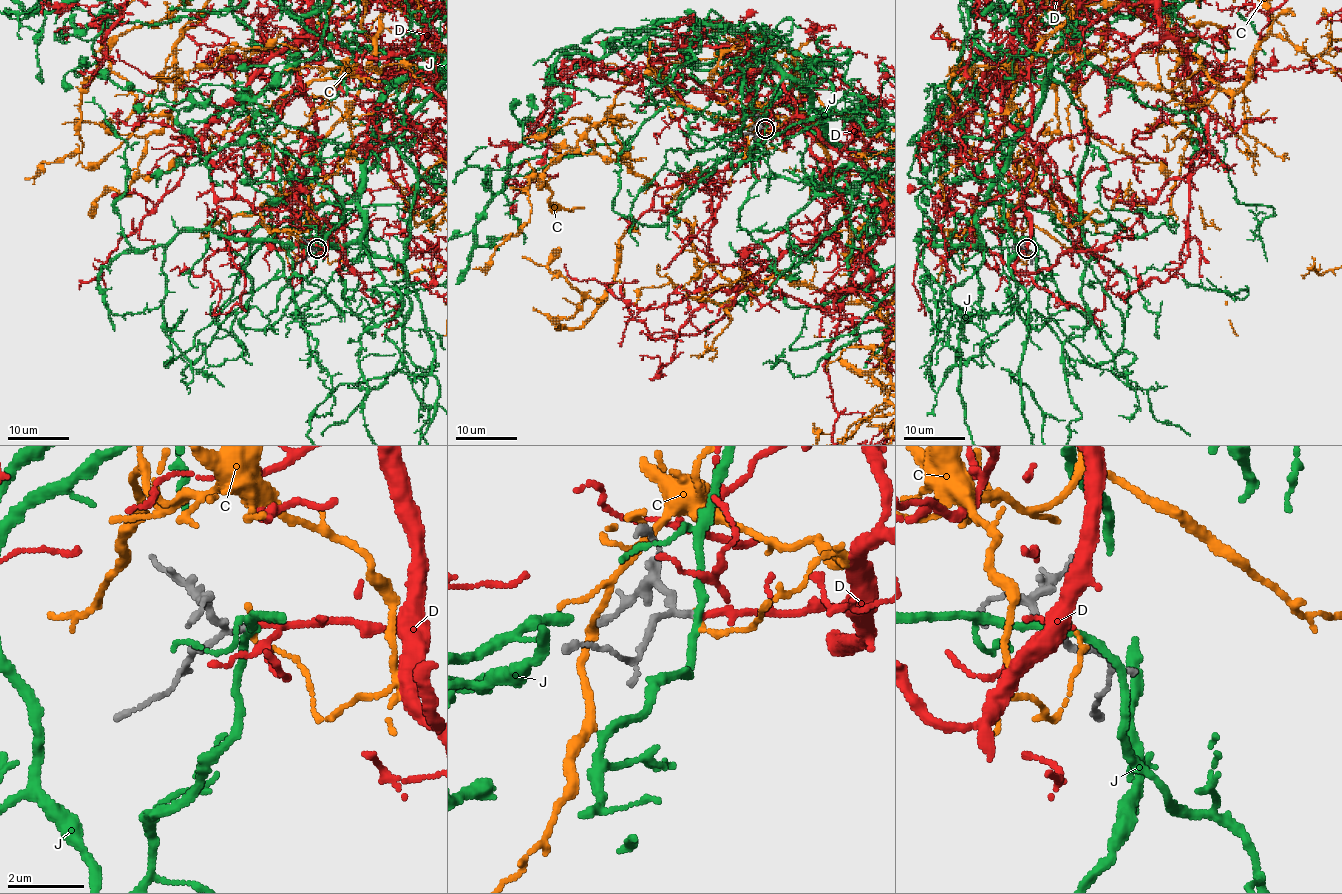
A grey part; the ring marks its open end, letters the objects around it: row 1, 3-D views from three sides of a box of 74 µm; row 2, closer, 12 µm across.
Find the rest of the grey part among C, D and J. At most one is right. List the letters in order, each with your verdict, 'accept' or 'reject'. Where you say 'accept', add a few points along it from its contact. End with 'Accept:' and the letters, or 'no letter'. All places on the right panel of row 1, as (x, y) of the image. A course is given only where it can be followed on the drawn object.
C: reject
D: accept
J: reject
Accept: D

